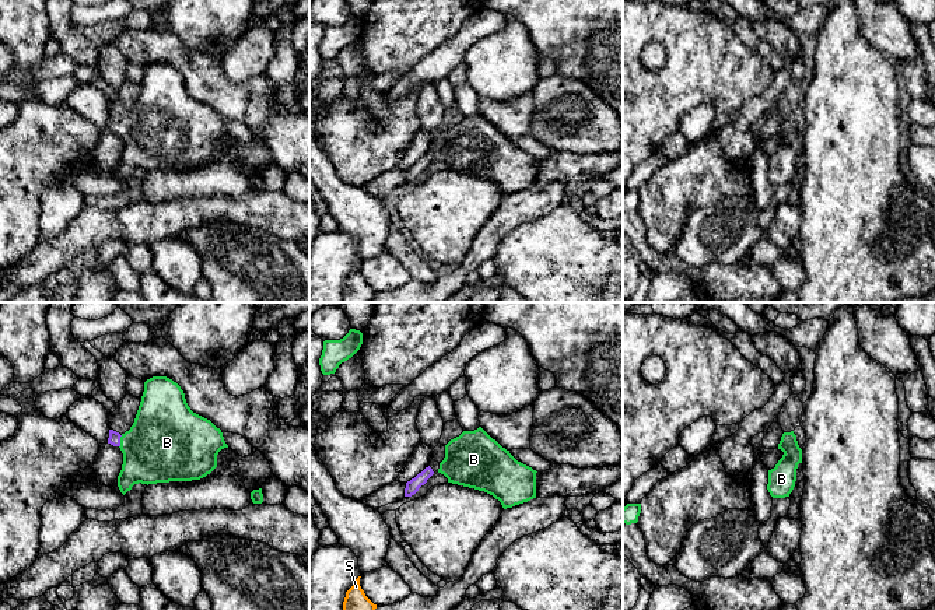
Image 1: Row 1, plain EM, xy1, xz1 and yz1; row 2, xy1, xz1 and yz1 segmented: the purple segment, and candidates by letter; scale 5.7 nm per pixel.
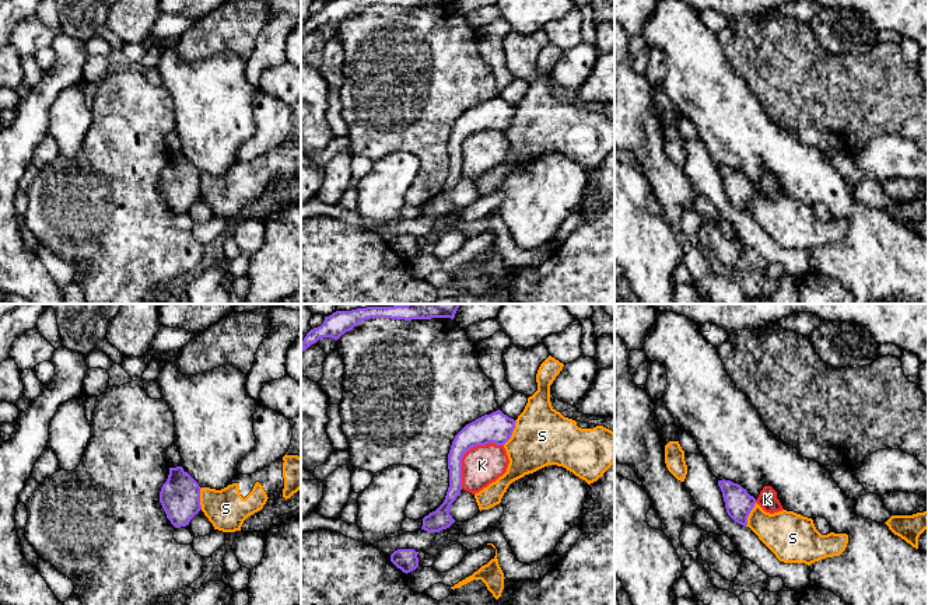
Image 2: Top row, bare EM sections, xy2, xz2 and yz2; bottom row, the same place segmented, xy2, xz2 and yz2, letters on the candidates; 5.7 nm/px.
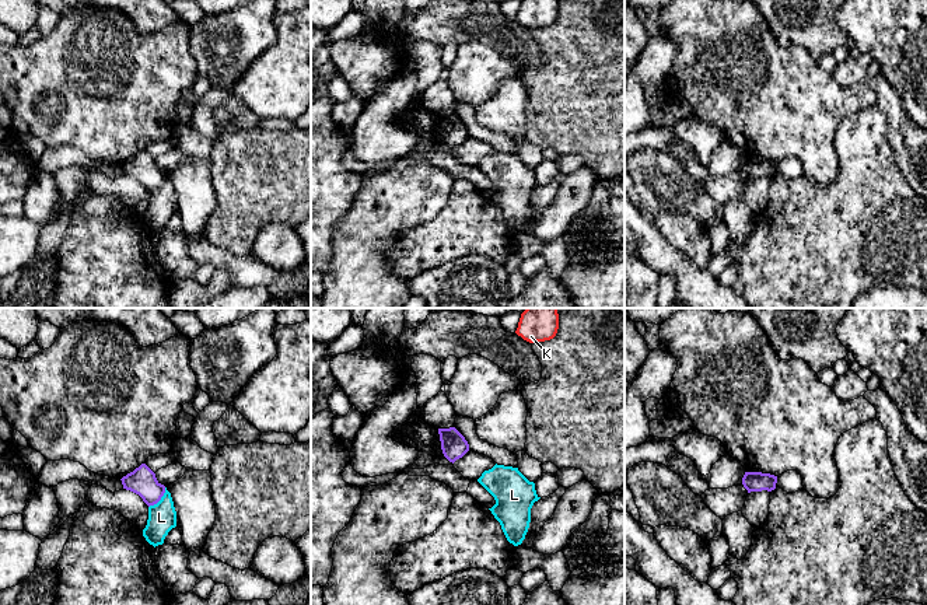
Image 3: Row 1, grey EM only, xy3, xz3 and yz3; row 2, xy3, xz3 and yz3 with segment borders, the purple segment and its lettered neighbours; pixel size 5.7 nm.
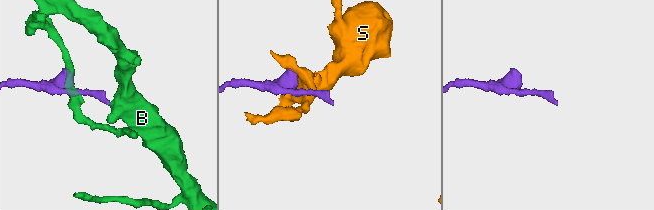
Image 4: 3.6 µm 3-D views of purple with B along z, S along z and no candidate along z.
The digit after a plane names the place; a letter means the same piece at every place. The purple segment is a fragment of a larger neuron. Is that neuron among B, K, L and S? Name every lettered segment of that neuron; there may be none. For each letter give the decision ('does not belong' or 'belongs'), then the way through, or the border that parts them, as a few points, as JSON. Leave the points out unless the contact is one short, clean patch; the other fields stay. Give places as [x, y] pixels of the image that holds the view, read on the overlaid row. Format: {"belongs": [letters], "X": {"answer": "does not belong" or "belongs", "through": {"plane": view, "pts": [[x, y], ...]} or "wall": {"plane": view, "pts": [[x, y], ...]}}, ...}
{"belongs": ["B"], "B": {"answer": "belongs", "through": {"plane": "xy1", "pts": [[114, 438], [119, 441], [139, 445], [163, 445]]}}, "K": {"answer": "does not belong"}, "L": {"answer": "does not belong", "wall": {"plane": "xy3", "pts": [[165, 488], [161, 497], [149, 507]]}}, "S": {"answer": "does not belong", "wall": {"plane": "xz2", "pts": [[515, 420], [512, 434], [503, 444]]}}}

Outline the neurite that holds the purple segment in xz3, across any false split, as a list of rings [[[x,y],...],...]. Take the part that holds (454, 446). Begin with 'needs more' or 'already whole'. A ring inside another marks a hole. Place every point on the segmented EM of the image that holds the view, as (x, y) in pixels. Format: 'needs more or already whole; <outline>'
already whole; [[[438,429],[441,450],[449,462],[455,462],[469,451],[465,437],[455,429]]]

